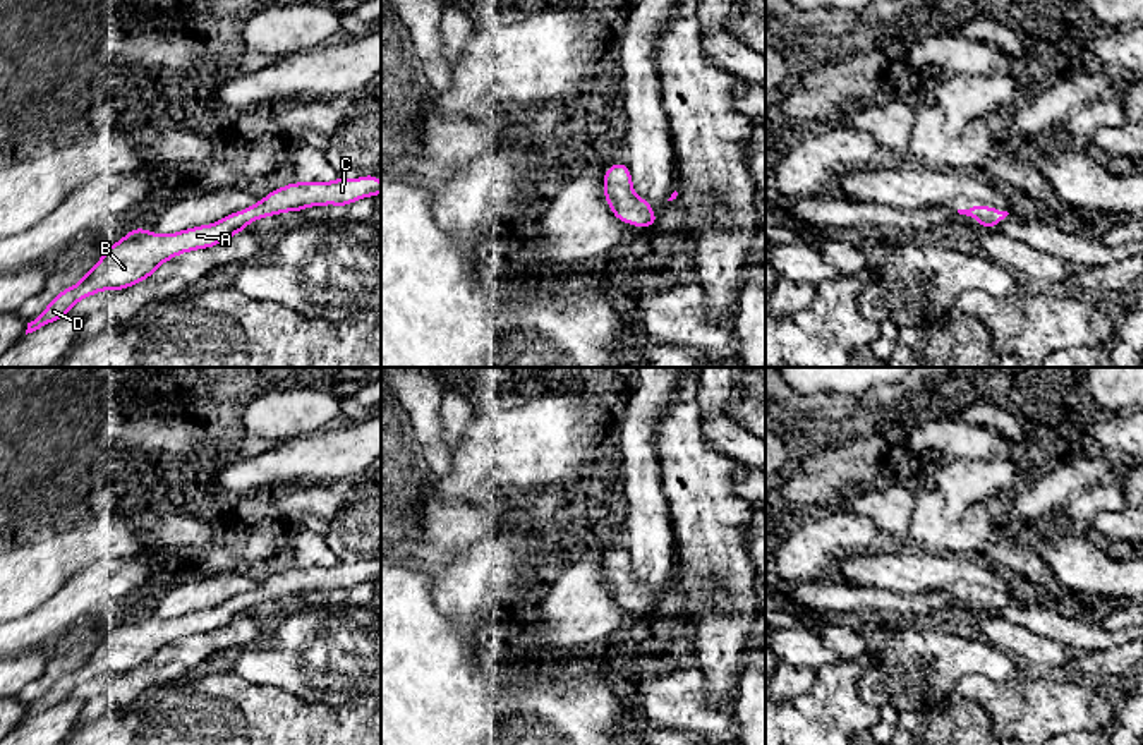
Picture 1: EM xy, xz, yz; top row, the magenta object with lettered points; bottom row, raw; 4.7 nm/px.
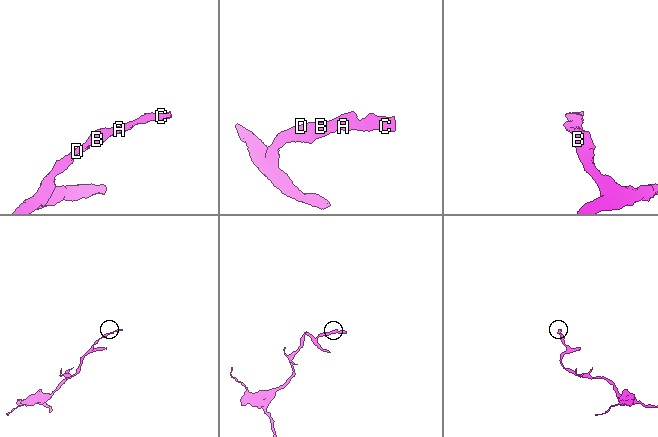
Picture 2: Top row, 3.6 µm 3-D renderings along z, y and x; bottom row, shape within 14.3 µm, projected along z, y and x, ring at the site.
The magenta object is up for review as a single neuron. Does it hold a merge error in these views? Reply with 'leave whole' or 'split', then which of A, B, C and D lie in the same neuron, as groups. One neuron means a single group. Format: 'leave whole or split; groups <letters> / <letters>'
leave whole; groups A B C D

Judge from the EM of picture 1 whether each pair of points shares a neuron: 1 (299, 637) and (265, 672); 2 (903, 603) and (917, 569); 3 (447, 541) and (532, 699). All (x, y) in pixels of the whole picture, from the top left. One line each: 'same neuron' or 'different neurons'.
1: same neuron
2: different neurons
3: different neurons

